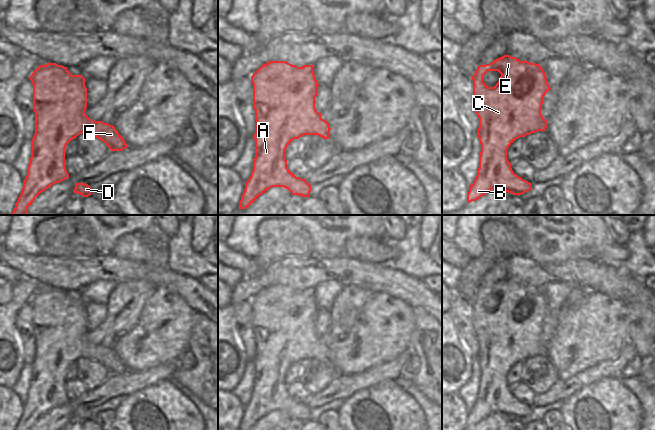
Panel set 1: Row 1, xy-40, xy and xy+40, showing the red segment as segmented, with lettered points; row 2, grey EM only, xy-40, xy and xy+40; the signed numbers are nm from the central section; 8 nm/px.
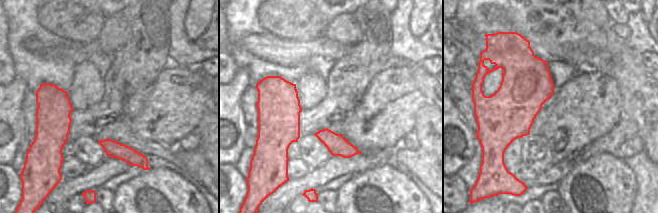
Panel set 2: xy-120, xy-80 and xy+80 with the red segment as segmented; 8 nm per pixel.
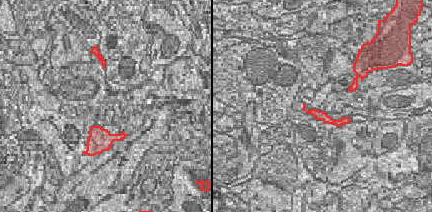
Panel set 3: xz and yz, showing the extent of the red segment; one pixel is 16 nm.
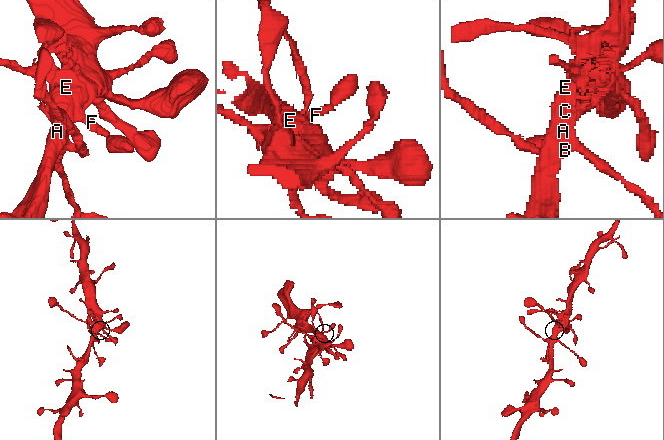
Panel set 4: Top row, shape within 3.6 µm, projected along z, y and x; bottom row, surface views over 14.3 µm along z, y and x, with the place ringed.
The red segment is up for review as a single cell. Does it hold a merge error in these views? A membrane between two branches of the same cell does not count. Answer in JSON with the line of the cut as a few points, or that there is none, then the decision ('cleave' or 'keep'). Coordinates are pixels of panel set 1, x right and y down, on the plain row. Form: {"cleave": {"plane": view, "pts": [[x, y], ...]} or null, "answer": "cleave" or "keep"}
{"cleave": null, "answer": "keep"}

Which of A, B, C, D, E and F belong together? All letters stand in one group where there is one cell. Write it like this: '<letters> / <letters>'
A B C D E F

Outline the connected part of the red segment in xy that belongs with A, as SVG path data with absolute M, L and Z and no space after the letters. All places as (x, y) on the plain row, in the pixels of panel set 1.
M270 285L259 291L251 300L253 308L253 332L255 334L255 382L249 404L241 420L239 430L251 429L260 419L272 411L284 411L291 419L310 421L311 409L296 401L288 392L285 382L287 370L304 359L318 359L329 363L329 347L321 342L315 332L319 310L313 289L298 291L286 285Z

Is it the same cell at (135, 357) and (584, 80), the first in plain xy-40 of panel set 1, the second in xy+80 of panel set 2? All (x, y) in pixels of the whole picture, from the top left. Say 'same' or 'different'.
same

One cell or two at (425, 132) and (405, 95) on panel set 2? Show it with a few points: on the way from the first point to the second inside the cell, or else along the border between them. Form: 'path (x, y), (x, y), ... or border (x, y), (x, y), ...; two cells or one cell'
border (426, 102), (416, 115), (413, 129); two cells

